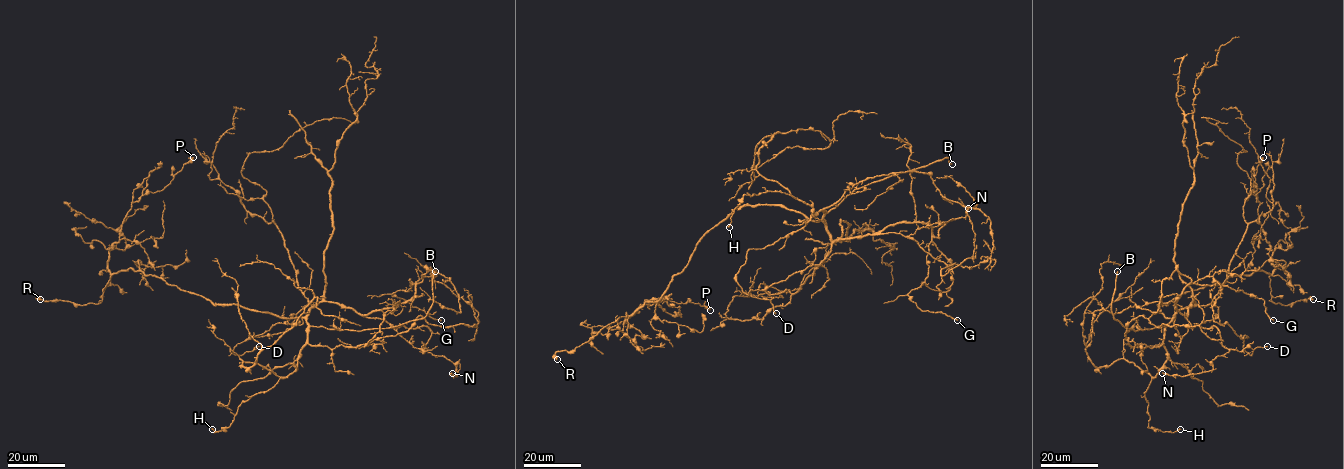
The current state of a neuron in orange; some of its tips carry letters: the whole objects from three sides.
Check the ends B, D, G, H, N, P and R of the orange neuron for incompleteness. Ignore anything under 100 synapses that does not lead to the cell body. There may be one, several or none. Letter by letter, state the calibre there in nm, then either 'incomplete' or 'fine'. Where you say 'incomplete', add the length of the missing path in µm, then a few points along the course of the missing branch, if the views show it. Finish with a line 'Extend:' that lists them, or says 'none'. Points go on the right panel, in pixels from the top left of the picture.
B: 320 nm thick; incomplete; about 25 µm are missing
D: 190 nm thick; fine
G: 180 nm thick; fine
H: 170 nm thick; fine
N: 200 nm thick; fine
P: 440 nm thick; fine
R: 360 nm thick; fine
Extend: B

